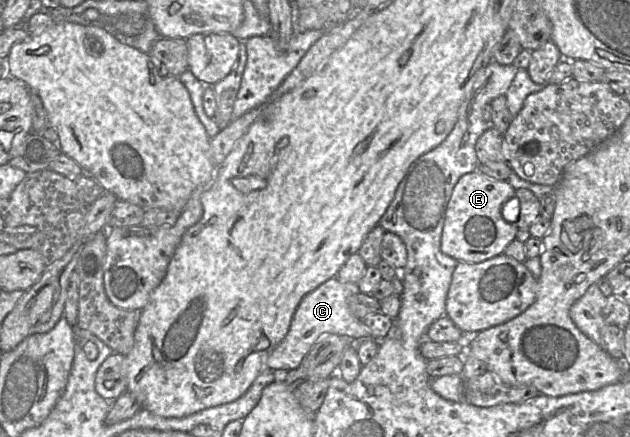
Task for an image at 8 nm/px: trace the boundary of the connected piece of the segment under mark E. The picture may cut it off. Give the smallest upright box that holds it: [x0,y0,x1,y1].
[441,170,518,263]

